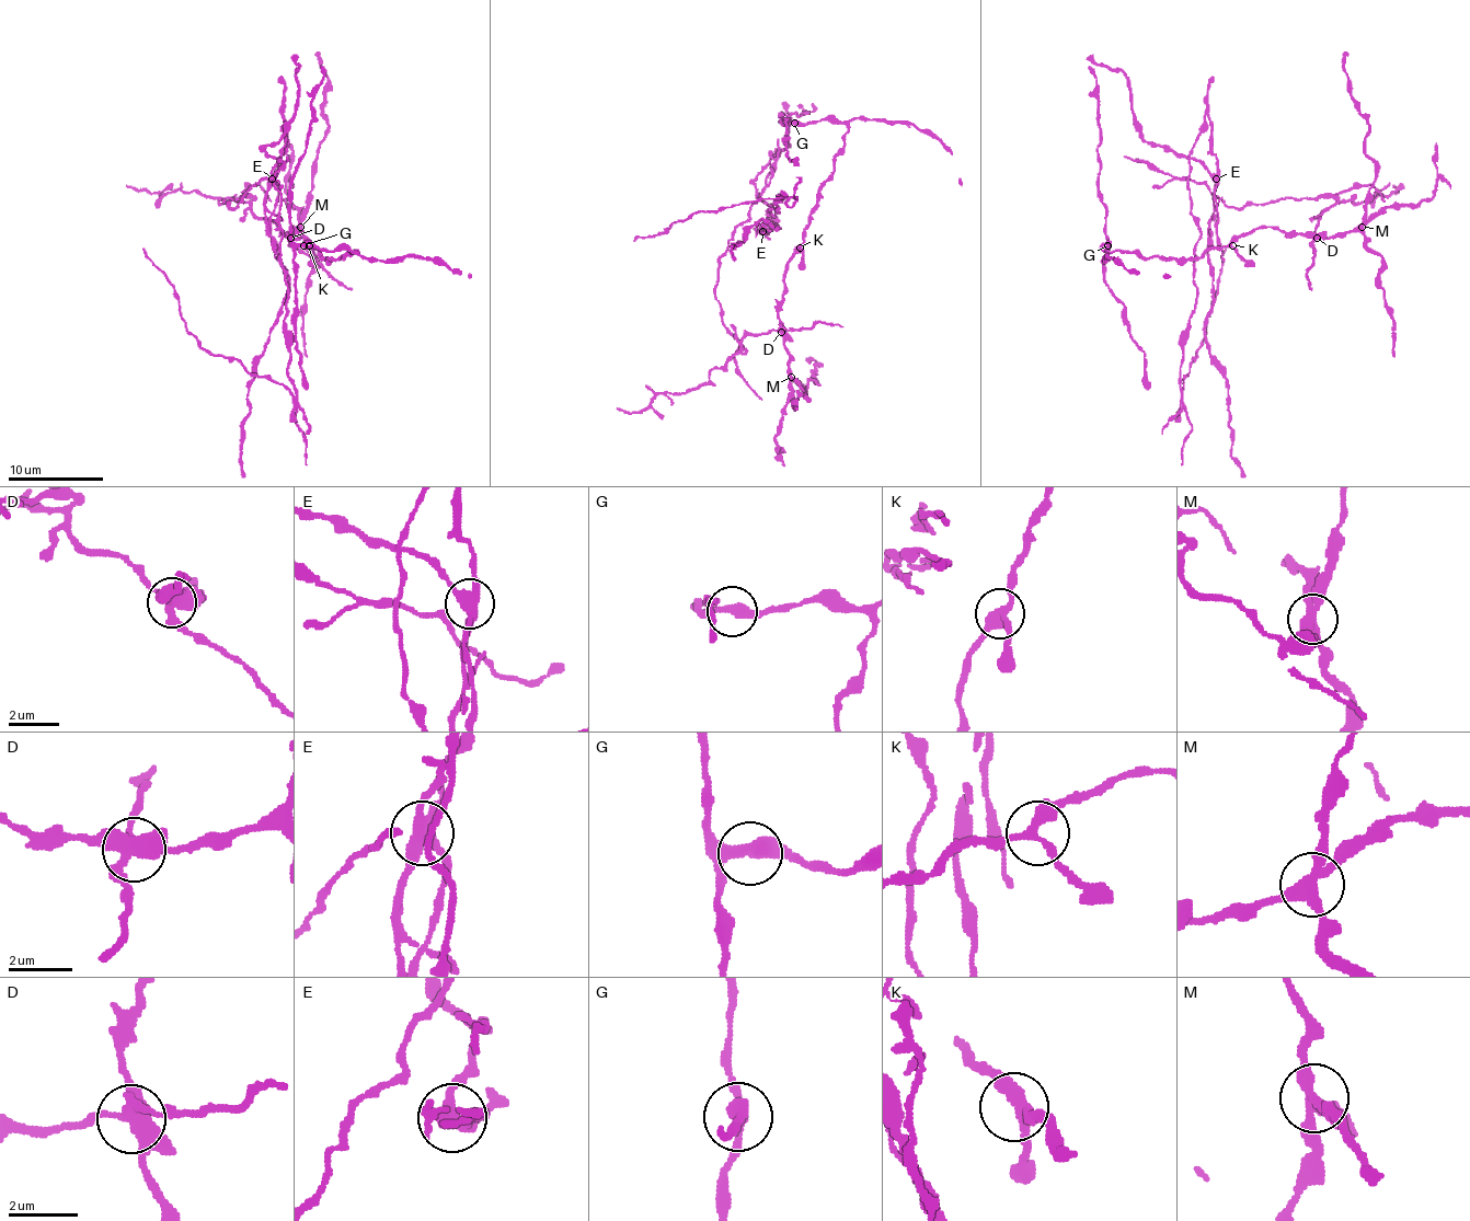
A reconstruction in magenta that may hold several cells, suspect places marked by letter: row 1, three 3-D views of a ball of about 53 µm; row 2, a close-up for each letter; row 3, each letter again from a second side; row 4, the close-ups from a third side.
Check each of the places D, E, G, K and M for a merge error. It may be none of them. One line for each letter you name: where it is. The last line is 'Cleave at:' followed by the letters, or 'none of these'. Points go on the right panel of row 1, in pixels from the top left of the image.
D: Place: (1317, 238)
E: Place: (1216, 179)
M: Place: (1362, 227)
Cleave at: D, E, M

